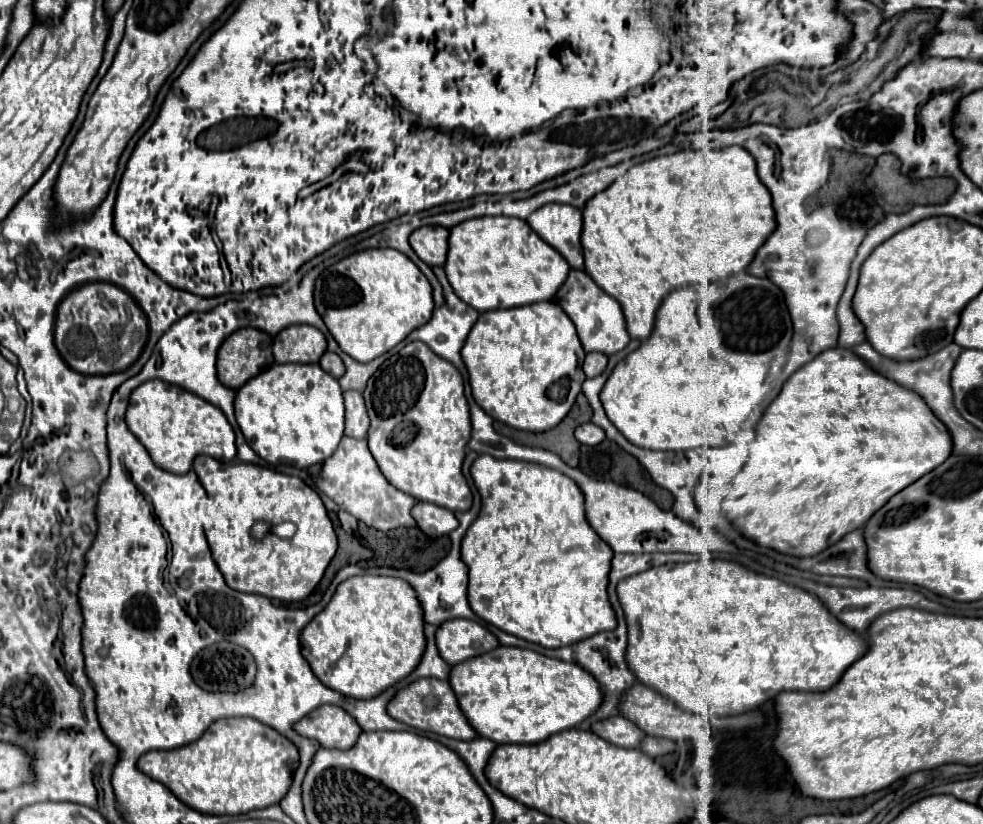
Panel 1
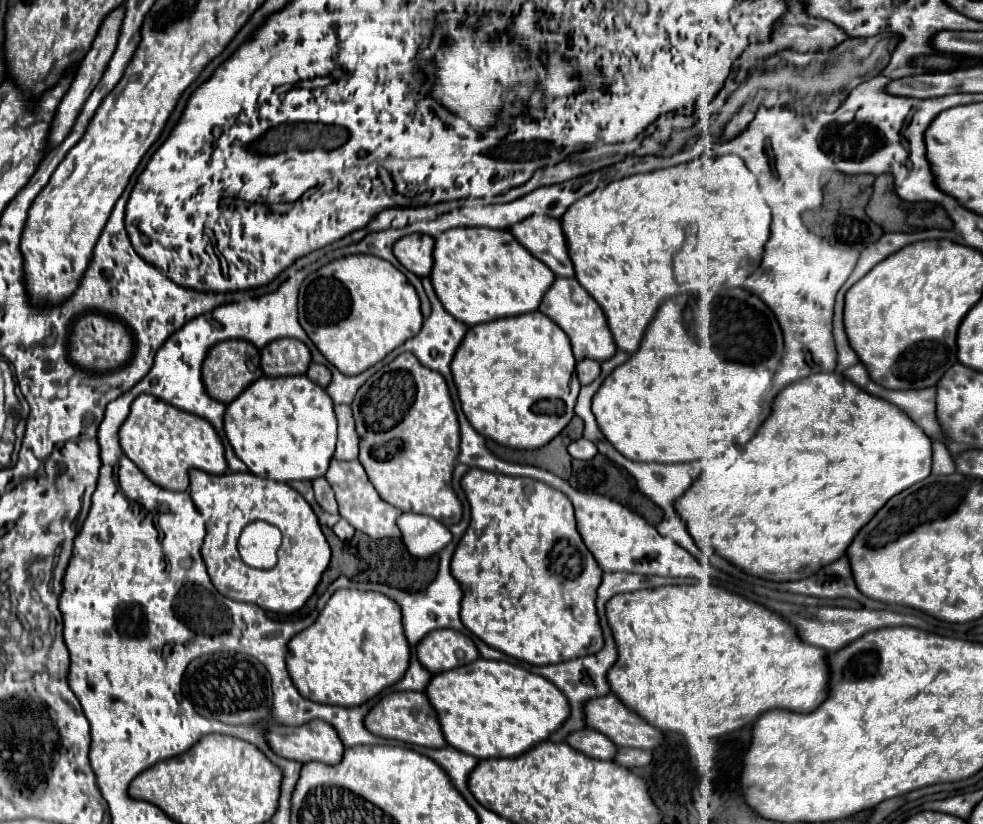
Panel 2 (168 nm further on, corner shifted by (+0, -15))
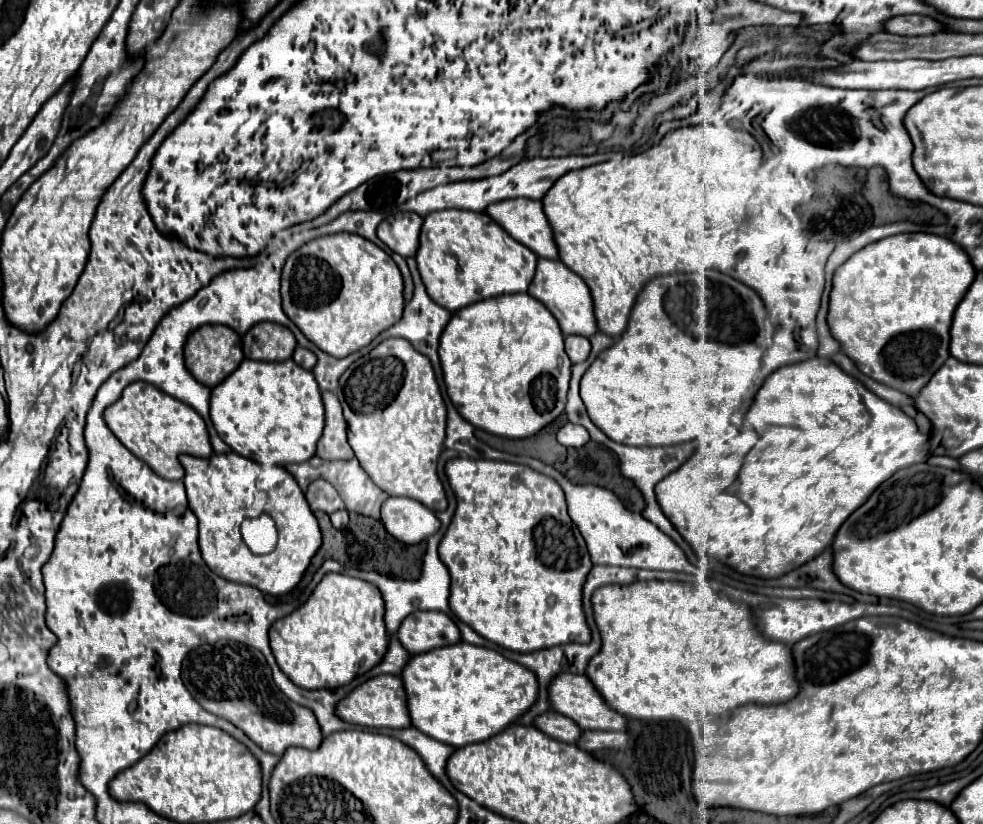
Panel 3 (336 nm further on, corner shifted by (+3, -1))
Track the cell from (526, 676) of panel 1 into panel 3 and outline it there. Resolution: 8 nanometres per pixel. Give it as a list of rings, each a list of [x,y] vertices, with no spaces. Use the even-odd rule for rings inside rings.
[[[458,642],[416,654],[402,674],[410,724],[426,736],[452,748],[482,742],[510,726],[538,696],[538,682],[530,670],[504,658],[496,650]]]

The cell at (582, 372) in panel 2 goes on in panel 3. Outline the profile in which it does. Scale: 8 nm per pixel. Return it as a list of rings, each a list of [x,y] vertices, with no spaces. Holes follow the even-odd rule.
[[[574,334],[566,336],[564,344],[566,344],[566,354],[574,364],[586,360],[586,356],[590,354],[590,340],[584,336],[574,336]]]

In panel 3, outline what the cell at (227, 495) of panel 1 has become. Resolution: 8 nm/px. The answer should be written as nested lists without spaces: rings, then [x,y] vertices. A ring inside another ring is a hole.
[[[236,452],[212,454],[210,458],[182,454],[178,460],[186,472],[184,486],[188,504],[198,518],[198,544],[208,568],[226,580],[256,586],[264,594],[280,596],[290,592],[322,544],[318,522],[294,476],[282,466],[260,466]],[[260,514],[274,516],[278,530],[276,548],[264,556],[250,554],[240,534],[242,520]]]

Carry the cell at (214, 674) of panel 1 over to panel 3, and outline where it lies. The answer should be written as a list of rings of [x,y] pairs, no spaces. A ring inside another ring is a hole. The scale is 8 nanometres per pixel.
[[[230,640],[202,644],[184,660],[182,680],[204,710],[232,722],[268,754],[280,756],[288,746],[312,750],[320,746],[322,734],[316,716],[312,710],[294,704],[278,690],[264,656],[256,648]]]

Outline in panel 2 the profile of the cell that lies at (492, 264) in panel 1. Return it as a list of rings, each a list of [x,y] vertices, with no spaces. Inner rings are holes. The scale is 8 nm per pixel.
[[[455,228],[455,232],[443,232],[443,236],[435,240],[433,258],[433,288],[445,310],[467,326],[533,312],[539,308],[545,292],[555,282],[555,274],[541,260],[533,258],[531,252],[527,252],[527,248],[523,248],[509,230],[499,232],[491,228]]]

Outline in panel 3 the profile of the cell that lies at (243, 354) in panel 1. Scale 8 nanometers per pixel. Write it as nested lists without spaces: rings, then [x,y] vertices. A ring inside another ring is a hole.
[[[204,324],[200,328],[196,328],[186,344],[184,344],[184,364],[188,368],[188,372],[204,386],[214,388],[218,382],[222,382],[228,374],[232,374],[240,362],[244,360],[242,354],[242,342],[240,336],[228,328],[228,326],[218,326],[218,324]]]

